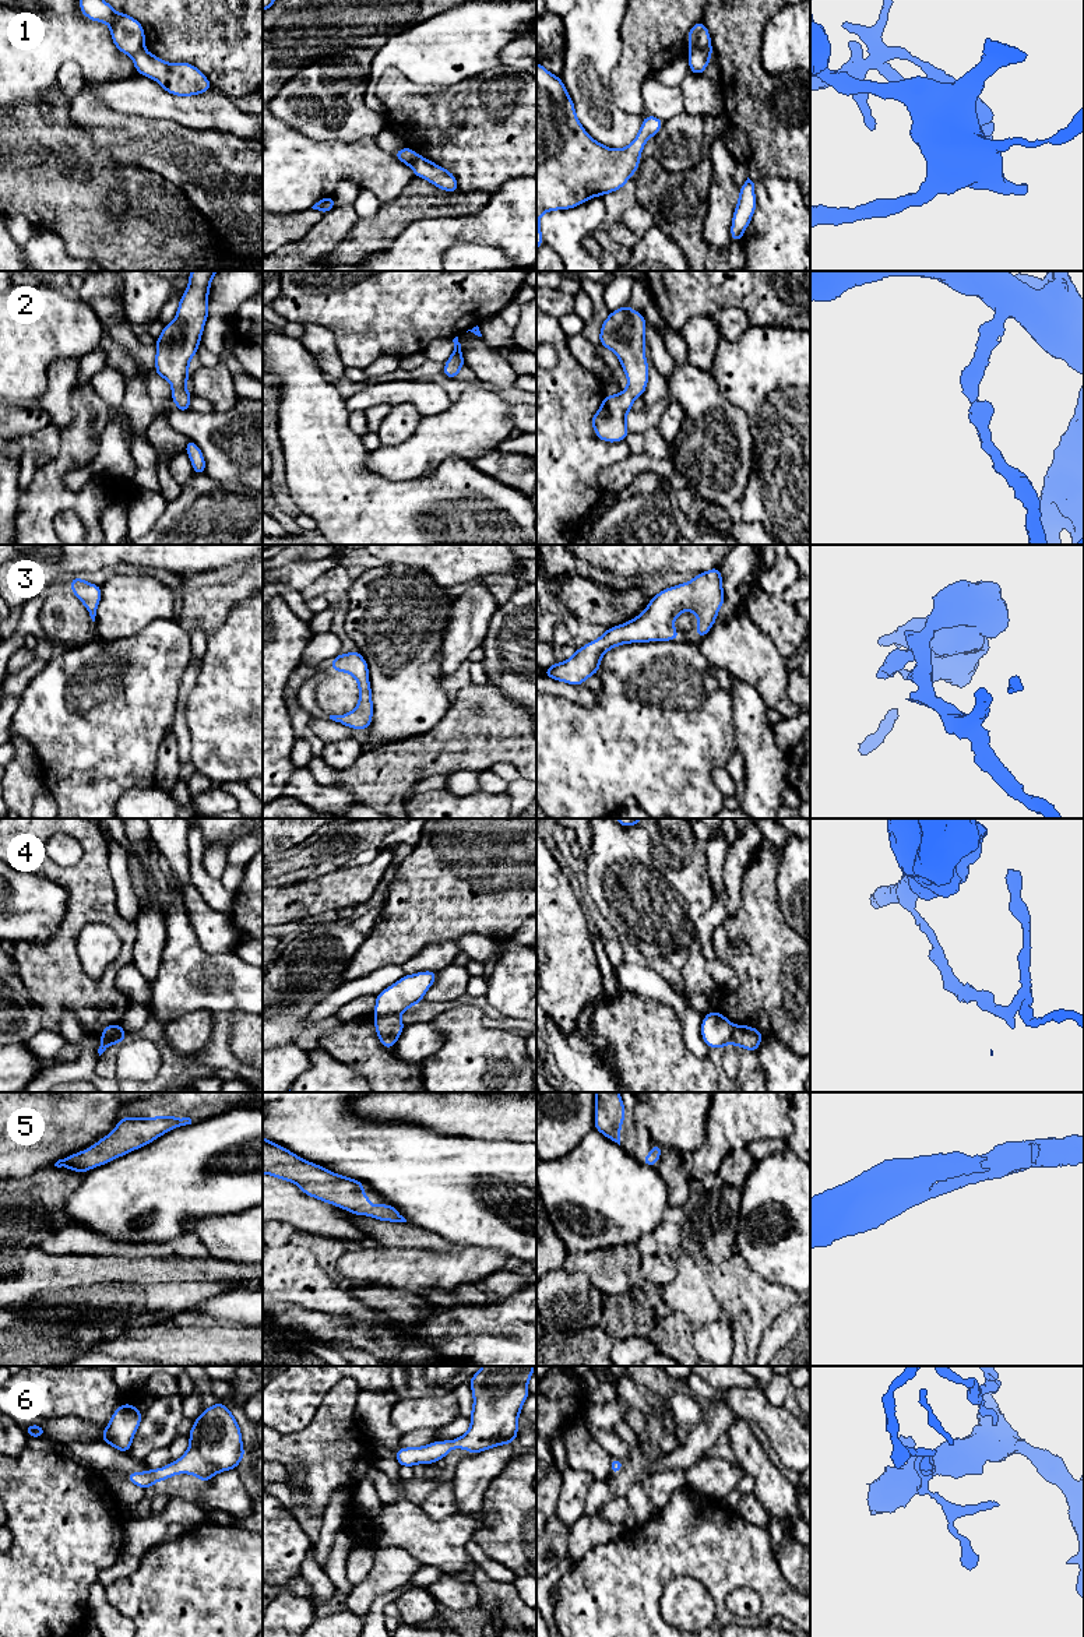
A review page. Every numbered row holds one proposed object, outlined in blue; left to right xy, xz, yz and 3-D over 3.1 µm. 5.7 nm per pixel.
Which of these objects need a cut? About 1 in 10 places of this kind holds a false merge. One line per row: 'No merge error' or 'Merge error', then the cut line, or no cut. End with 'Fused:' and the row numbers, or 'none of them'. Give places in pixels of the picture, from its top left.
1: Merge error. Split along yz (710, 45), (692, 52)
2: No merge error. No split
3: No merge error. No split
4: Merge error. Split along xy (101, 1035), (113, 1038), (122, 1034), (125, 1037)
5: No merge error. No split
6: No merge error. No split
Fused: 1, 4

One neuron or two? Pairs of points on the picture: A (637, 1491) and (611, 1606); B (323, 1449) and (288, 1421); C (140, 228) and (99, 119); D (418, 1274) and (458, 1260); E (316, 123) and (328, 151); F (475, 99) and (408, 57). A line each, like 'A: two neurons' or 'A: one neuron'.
A: two neurons
B: two neurons
C: two neurons
D: one neuron
E: two neurons
F: two neurons

